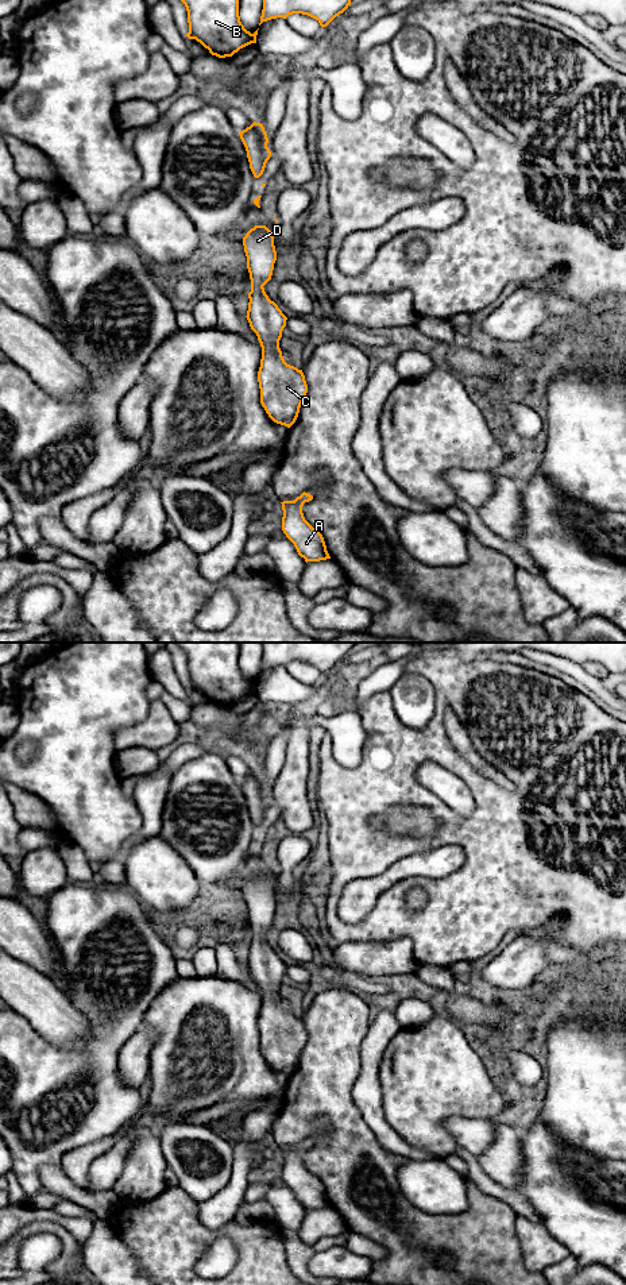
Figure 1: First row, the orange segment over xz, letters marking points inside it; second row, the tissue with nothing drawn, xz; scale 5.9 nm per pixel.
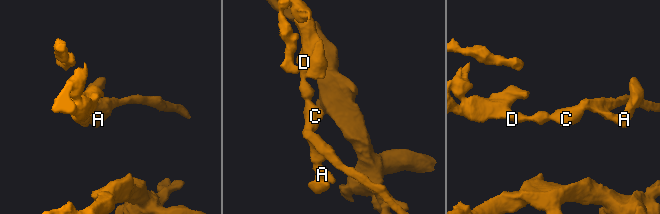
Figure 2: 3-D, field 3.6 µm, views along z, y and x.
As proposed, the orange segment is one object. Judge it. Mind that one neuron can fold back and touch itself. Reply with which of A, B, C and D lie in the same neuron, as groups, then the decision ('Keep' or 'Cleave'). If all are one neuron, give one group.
Groups: A B C D. Keep

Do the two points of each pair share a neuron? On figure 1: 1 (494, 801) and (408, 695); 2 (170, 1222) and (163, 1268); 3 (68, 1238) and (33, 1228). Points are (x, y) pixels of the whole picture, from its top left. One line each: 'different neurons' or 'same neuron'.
1: different neurons
2: same neuron
3: same neuron

